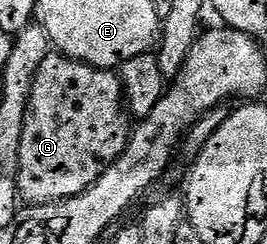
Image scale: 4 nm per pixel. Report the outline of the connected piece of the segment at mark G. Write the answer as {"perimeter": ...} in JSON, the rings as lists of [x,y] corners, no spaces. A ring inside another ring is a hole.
{"perimeter":[[[56,51],[39,63],[39,71],[33,77],[31,99],[23,123],[23,139],[19,143],[19,167],[17,168],[17,192],[22,202],[46,205],[68,197],[78,197],[87,191],[103,175],[103,171],[127,147],[131,121],[127,116],[125,91],[120,76],[111,69],[96,69],[82,61],[72,61]]]}

